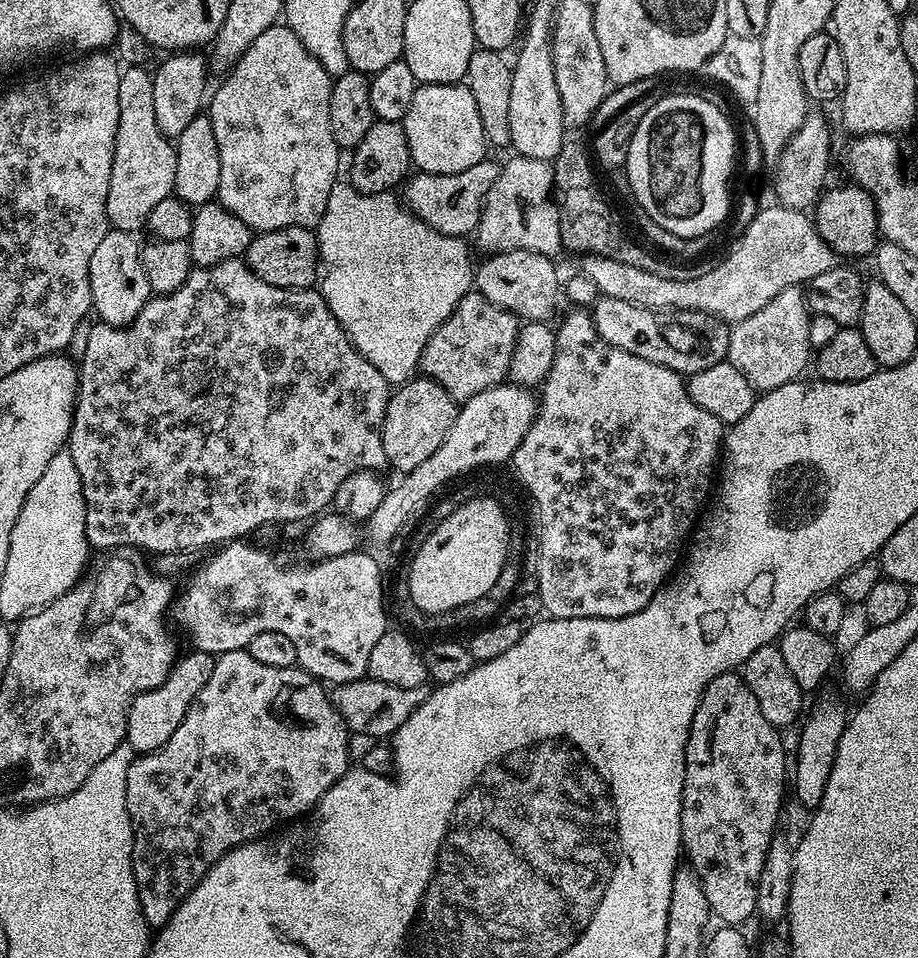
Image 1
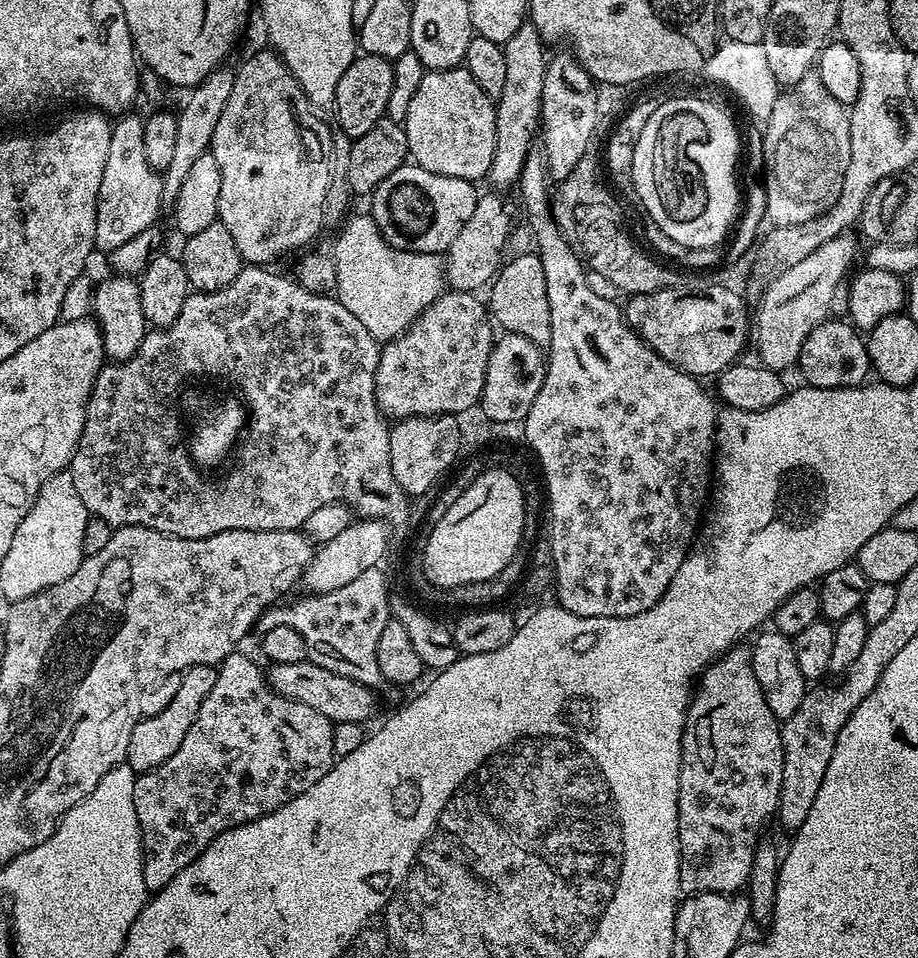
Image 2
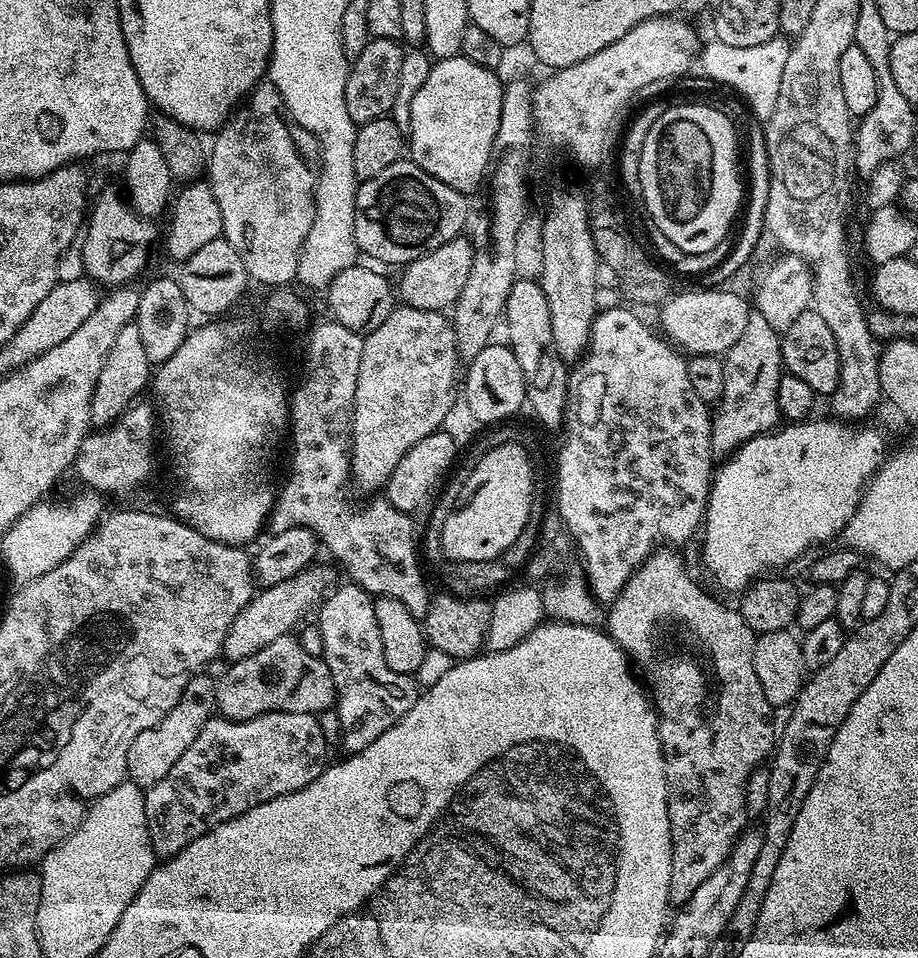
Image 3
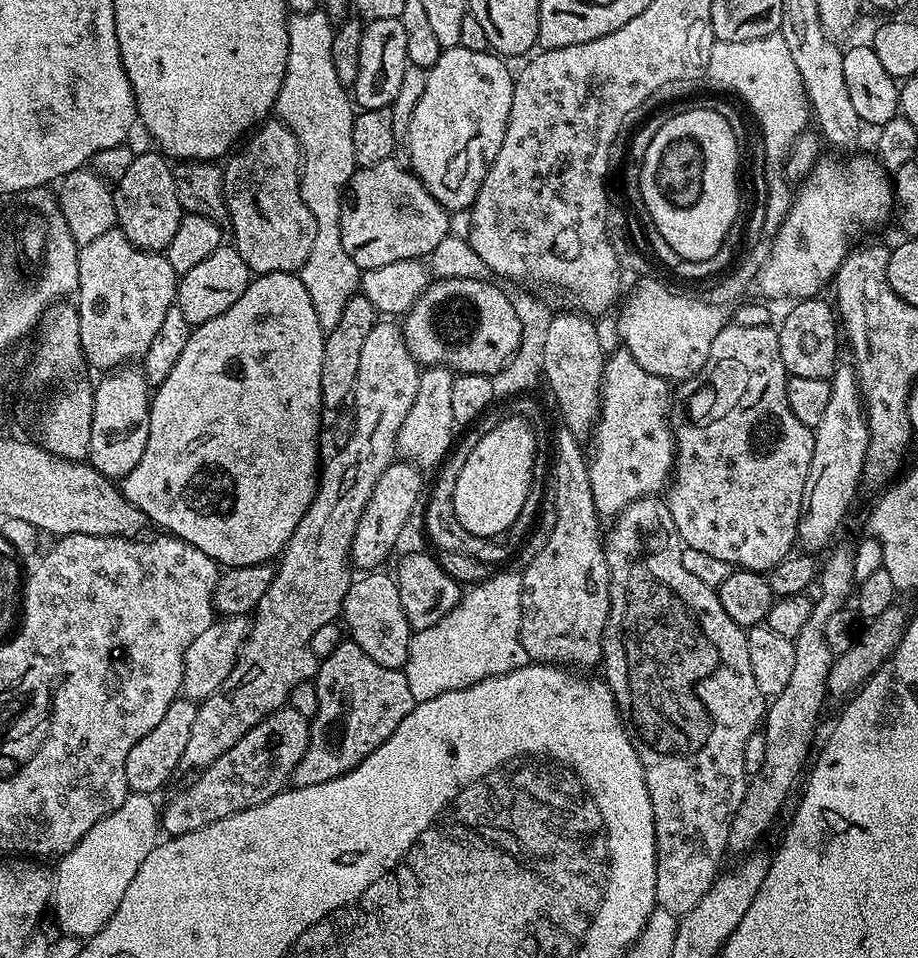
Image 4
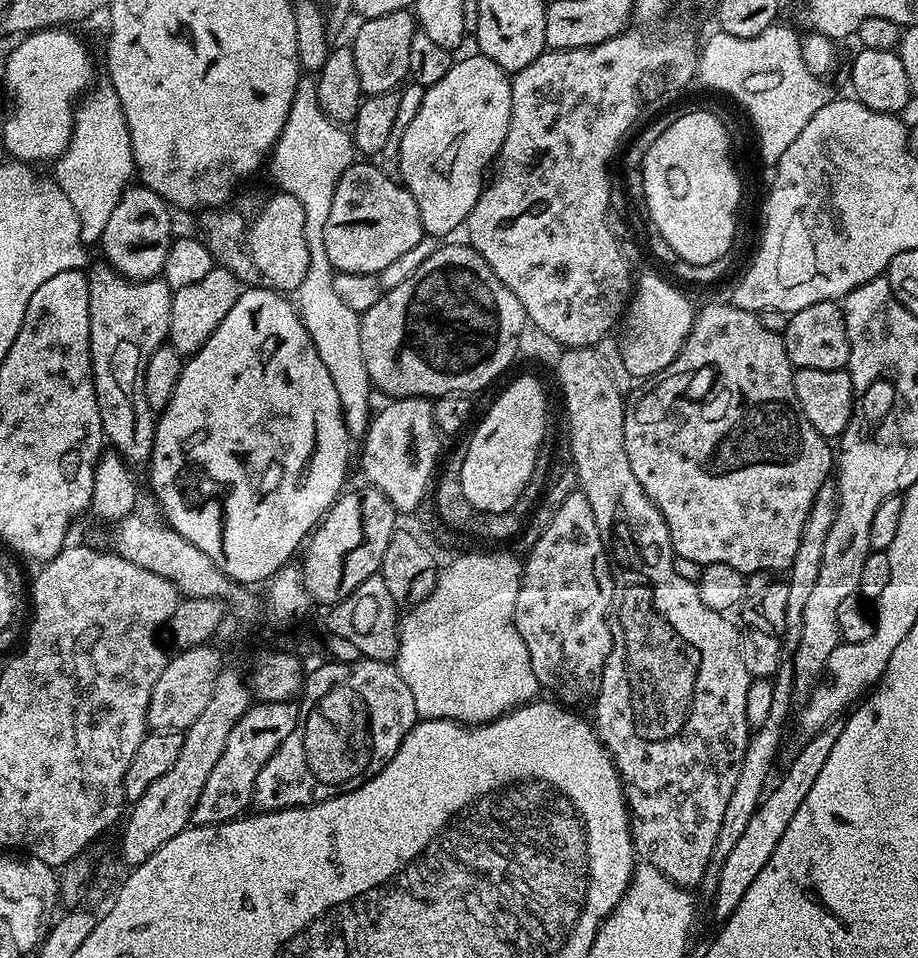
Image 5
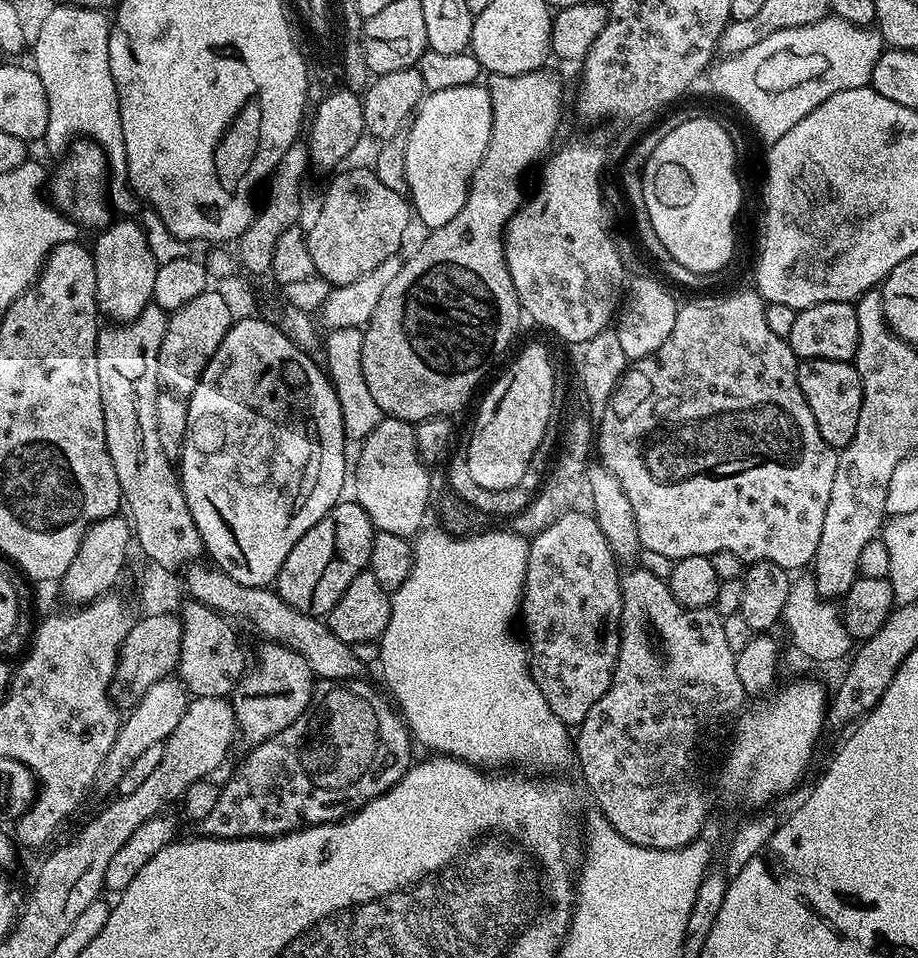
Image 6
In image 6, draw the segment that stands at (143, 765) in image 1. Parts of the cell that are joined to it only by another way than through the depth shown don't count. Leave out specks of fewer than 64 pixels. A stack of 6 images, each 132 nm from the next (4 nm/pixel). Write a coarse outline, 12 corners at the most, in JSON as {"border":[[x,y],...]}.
{"border":[[264,642],[230,696],[248,746],[312,703],[302,654]]}

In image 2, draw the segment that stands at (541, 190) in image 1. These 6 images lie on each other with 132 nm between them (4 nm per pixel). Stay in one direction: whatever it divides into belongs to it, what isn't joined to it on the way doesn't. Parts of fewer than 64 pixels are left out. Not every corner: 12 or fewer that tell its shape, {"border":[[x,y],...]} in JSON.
{"border":[[484,192],[449,246],[446,284],[491,285],[512,232],[512,212]]}

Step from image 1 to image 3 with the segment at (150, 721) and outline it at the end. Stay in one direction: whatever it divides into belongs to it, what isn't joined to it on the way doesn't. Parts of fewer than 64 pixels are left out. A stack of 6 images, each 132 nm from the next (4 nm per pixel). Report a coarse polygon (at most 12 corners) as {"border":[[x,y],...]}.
{"border":[[194,674],[126,754],[127,779],[162,782],[202,734],[216,680]]}

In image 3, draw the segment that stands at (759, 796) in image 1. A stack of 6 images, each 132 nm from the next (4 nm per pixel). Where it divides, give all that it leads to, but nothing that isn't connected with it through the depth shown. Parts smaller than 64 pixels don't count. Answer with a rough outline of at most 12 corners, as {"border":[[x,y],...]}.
{"border":[[653,550],[606,631],[658,717],[685,904],[773,755],[757,633]]}

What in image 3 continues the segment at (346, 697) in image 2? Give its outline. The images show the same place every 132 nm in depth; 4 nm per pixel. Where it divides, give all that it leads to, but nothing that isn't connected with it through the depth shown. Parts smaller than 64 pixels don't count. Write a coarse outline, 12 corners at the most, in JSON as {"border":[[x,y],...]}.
{"border":[[292,634],[216,680],[225,720],[319,714],[336,703],[323,659]]}

